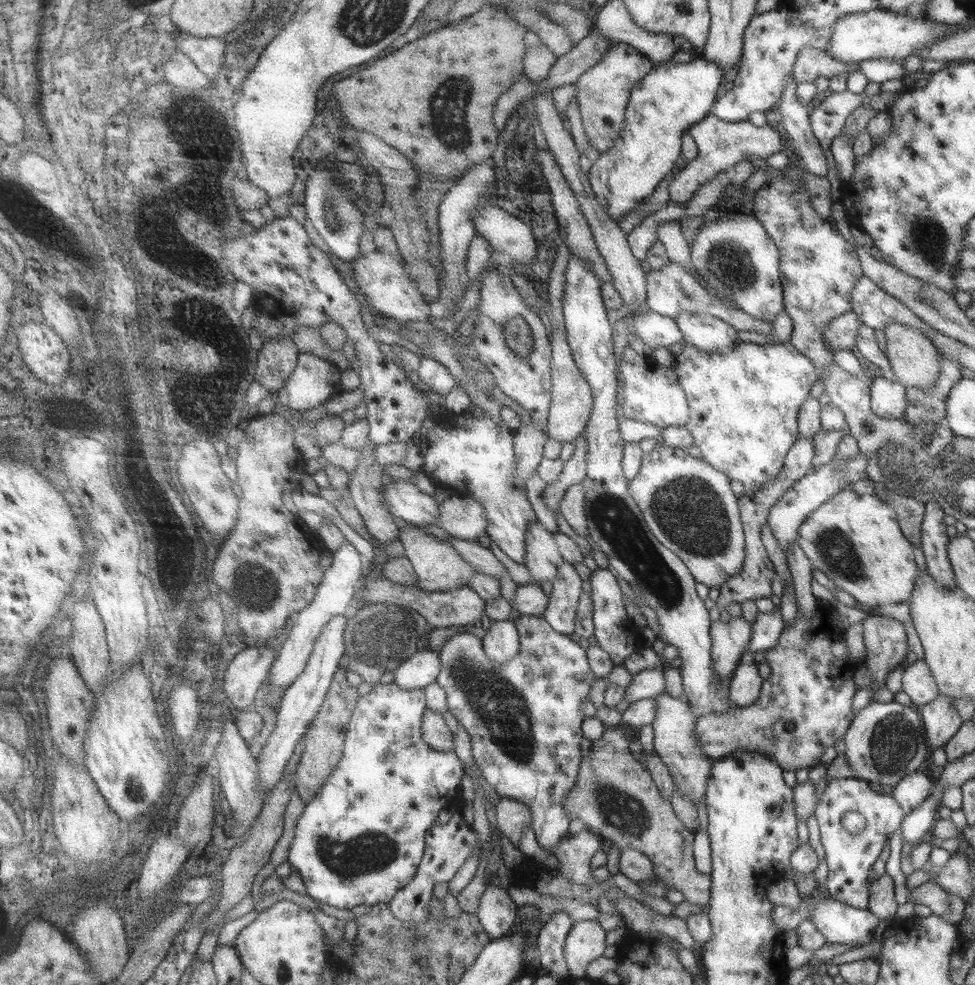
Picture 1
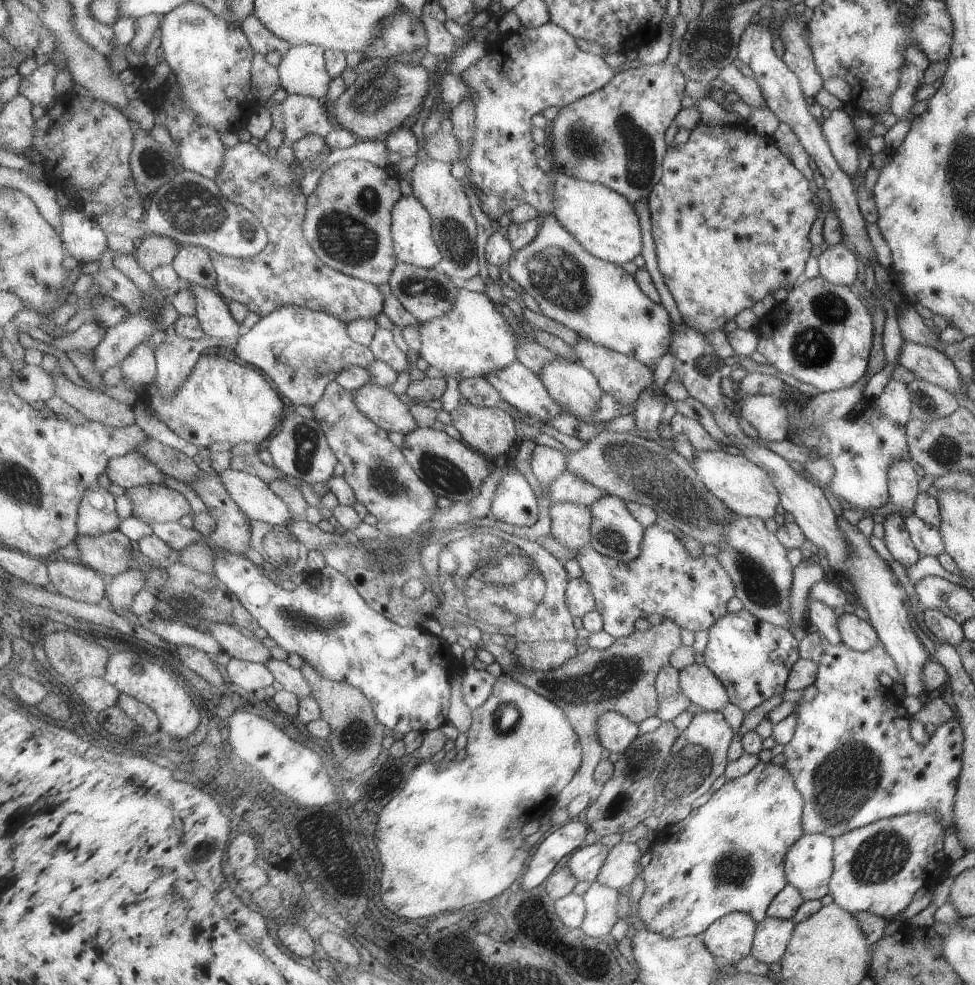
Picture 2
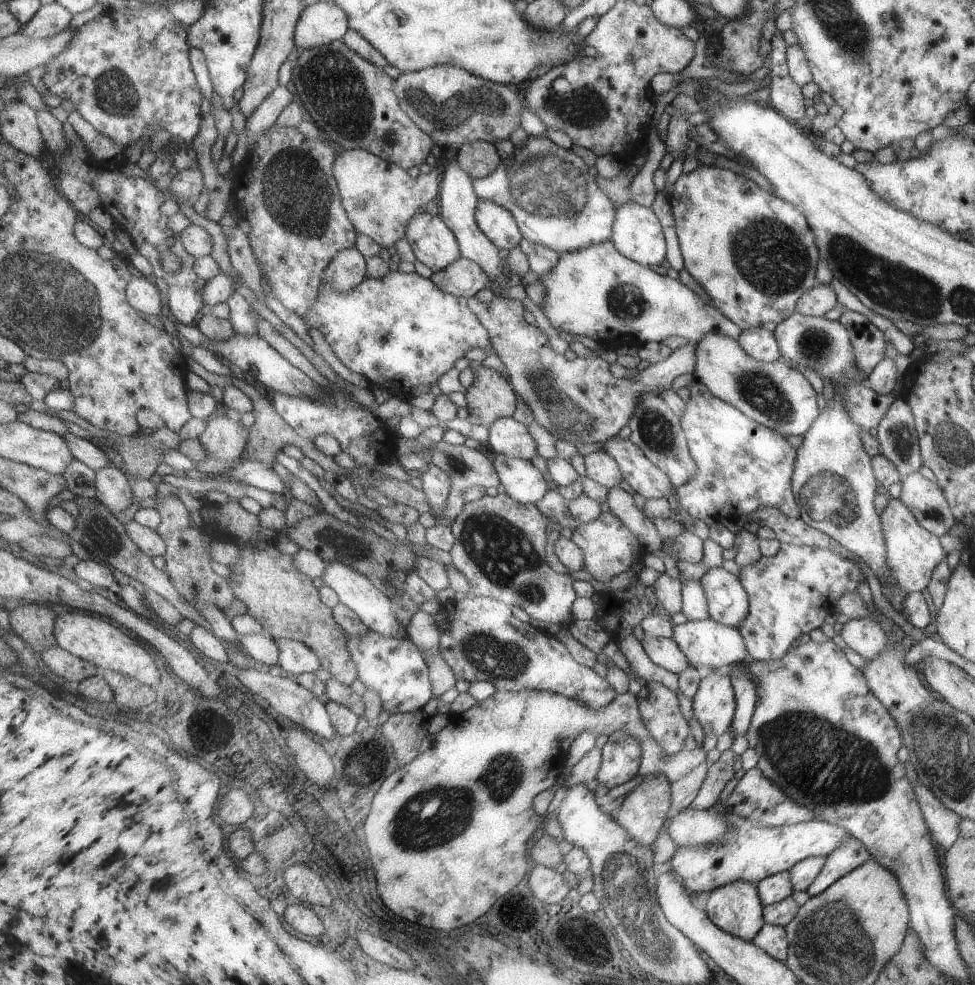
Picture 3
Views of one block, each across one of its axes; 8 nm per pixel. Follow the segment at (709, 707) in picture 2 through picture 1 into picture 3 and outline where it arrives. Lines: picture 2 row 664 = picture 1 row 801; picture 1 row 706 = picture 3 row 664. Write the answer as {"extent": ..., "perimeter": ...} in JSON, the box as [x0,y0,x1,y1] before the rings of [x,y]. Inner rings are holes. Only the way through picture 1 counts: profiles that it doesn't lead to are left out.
{"extent":[640,634,690,676],"perimeter":[[[643,634],[640,643],[649,660],[666,671],[678,676],[679,672],[683,672],[690,666],[689,661],[672,638],[656,639]]]}

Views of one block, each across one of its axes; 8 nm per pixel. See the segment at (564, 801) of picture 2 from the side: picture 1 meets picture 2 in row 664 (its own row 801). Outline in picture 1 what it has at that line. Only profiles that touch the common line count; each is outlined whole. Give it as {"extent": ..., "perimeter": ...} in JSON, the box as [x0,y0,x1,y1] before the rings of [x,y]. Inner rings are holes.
{"extent":[497,726,710,906],"perimeter":[[[604,726],[601,738],[590,743],[579,778],[565,798],[566,810],[570,811],[572,818],[579,818],[586,828],[601,834],[604,843],[616,844],[620,851],[631,848],[644,854],[651,861],[654,878],[681,892],[685,901],[706,906],[710,899],[710,879],[699,874],[694,867],[694,835],[676,817],[669,801],[659,796],[658,787],[651,778],[651,771],[648,770],[635,742],[632,742],[632,738],[627,738],[625,726]],[[502,796],[497,808],[497,830],[510,838],[516,845],[521,844],[525,828],[534,823],[532,808],[521,801]]]}

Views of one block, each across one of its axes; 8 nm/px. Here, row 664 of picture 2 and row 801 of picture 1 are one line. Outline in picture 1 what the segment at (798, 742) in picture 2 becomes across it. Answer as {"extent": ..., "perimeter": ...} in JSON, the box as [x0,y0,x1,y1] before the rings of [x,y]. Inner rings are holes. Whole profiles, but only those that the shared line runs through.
{"extent":[812,778,904,909],"perimeter":[[[833,778],[818,796],[812,815],[818,822],[824,859],[828,866],[825,881],[828,894],[847,906],[866,909],[868,907],[868,870],[877,860],[885,838],[899,828],[904,812],[891,794],[876,793],[869,789],[868,782],[863,779]],[[850,810],[859,812],[866,820],[866,828],[859,835],[851,835],[841,827],[840,818],[844,812]]]}

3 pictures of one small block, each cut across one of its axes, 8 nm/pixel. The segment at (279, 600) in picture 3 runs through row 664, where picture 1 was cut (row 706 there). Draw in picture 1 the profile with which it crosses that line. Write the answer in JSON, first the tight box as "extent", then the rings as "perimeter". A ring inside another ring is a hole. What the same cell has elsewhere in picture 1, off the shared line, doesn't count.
{"extent":[296,669,360,805],"perimeter":[[[339,669],[335,673],[334,681],[321,708],[321,714],[311,721],[310,729],[305,735],[303,753],[298,764],[296,777],[298,794],[305,805],[309,804],[323,790],[326,782],[343,759],[350,722],[360,699],[357,687],[350,685],[345,672],[345,670]]]}

